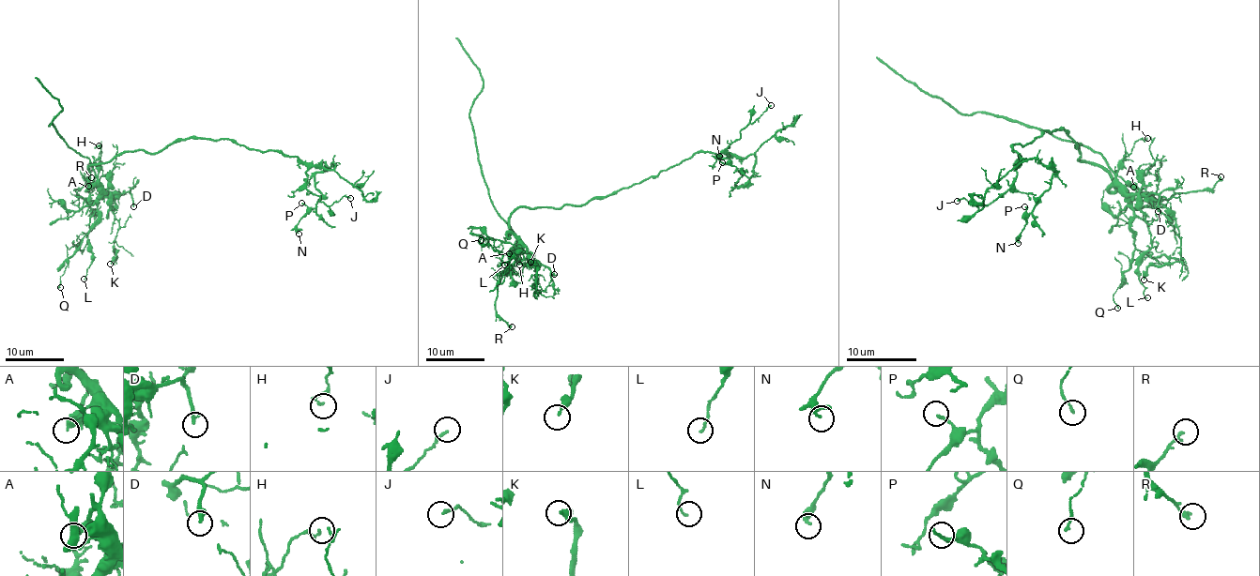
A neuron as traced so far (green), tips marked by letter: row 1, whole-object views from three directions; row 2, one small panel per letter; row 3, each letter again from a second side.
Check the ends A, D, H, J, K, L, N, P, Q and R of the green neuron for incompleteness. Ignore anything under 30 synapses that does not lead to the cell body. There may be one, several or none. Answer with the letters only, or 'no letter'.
no letter

